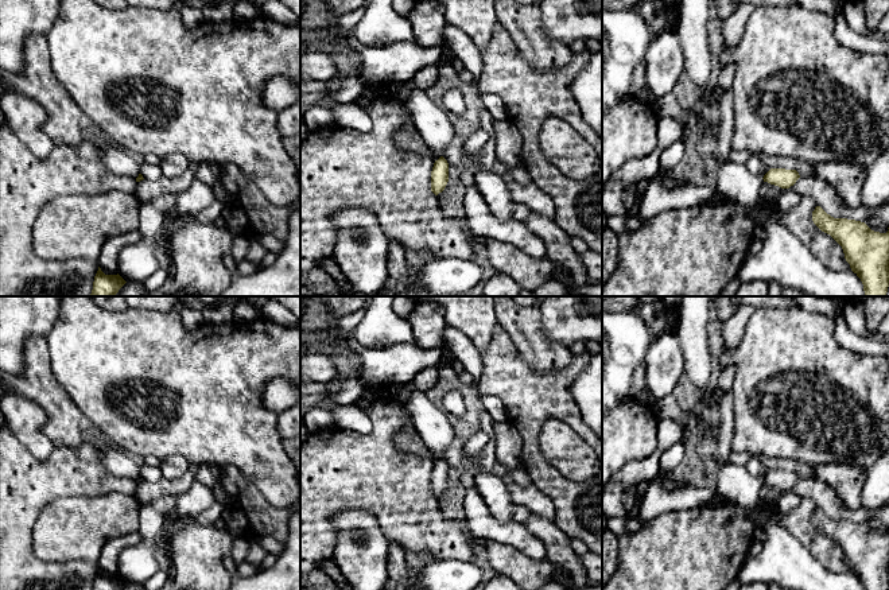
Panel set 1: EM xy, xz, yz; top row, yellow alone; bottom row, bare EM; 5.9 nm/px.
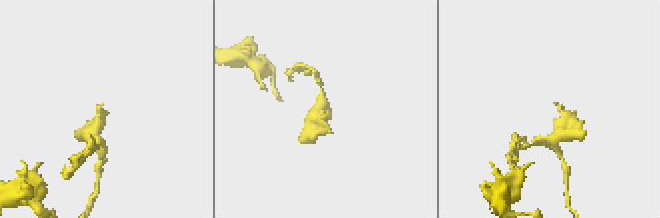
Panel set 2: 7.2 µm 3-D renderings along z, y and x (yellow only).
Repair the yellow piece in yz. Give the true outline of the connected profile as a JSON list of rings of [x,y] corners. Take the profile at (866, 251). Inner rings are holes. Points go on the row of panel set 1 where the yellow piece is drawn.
[[[820,206],[812,211],[812,221],[842,247],[846,261],[863,284],[865,296],[886,296],[889,230],[880,233],[861,221],[834,218]]]

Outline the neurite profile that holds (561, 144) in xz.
[[[550,117],[543,123],[539,147],[567,178],[583,181],[599,171],[597,151],[566,121]]]

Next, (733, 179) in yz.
[[[730,159],[711,163],[714,187],[718,193],[745,206],[754,218],[764,218],[765,206],[760,202],[762,176],[752,174],[746,164]]]

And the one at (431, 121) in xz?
[[[414,89],[404,106],[423,141],[442,155],[455,135],[447,110],[436,105],[423,89]]]

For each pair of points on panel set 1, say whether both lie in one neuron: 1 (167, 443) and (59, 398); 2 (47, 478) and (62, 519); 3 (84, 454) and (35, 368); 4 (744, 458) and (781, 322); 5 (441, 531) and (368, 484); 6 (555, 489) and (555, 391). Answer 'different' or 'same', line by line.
1: different
2: different
3: different
4: different
5: same
6: same

